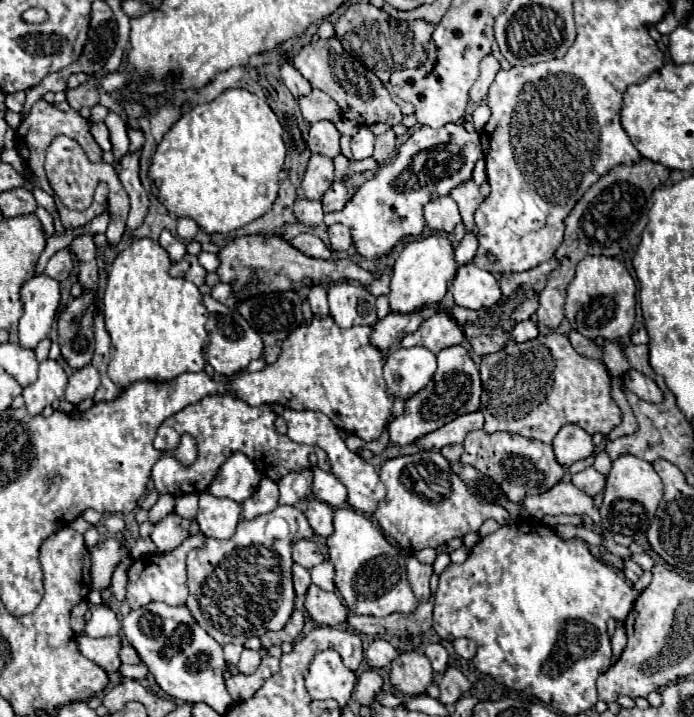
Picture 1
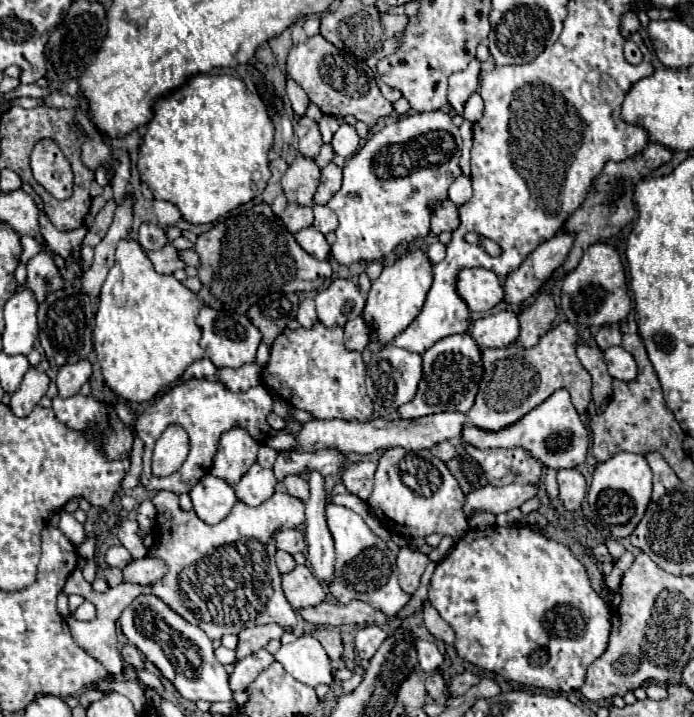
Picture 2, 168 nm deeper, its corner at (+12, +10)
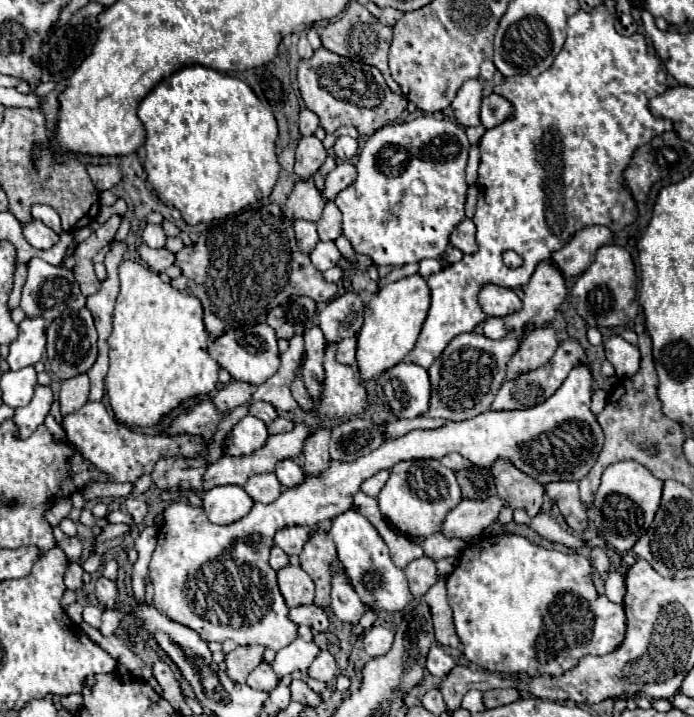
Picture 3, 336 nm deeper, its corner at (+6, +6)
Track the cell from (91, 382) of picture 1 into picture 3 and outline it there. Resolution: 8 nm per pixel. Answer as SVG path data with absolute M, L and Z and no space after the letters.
M76 375L72 379L62 381L62 389L60 389L62 415L70 415L78 411L88 401L88 391L90 391L88 375Z

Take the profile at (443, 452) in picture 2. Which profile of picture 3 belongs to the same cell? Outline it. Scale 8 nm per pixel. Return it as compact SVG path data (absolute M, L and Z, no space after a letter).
M450 453L450 455L446 455L446 457L442 459L442 465L448 467L448 469L452 469L452 471L460 471L460 469L470 467L468 459L464 459L464 457L458 455L458 453Z

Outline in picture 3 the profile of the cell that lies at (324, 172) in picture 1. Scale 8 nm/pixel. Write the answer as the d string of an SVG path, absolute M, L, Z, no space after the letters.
M296 181L294 191L288 197L284 215L292 221L302 219L302 221L318 221L322 217L324 201L320 191L314 187L312 181Z

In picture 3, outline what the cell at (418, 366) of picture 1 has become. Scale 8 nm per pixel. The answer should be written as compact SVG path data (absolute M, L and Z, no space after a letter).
M398 363L378 377L378 385L384 389L394 417L404 419L426 413L430 403L430 381L424 367L414 363Z

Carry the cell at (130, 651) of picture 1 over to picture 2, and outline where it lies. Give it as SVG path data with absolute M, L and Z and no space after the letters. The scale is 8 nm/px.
M124 645L122 647L122 659L126 663L130 663L132 667L144 667L144 659L142 659L142 653L134 647L134 645Z

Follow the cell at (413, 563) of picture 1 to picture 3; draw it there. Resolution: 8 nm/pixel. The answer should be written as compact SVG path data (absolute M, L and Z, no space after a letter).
M430 557L414 559L412 563L408 563L404 573L408 577L408 585L414 597L422 597L438 581L436 563Z

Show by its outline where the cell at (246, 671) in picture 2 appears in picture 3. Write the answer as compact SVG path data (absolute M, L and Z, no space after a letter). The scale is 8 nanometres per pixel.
M262 661L246 679L246 685L252 687L252 689L258 689L258 691L272 691L276 689L278 685L278 679L276 679L276 673L272 671L272 667Z

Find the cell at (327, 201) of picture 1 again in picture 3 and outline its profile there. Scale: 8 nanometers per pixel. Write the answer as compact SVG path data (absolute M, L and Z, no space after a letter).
M342 161L342 163L338 163L338 167L326 177L326 187L324 187L324 197L328 199L328 201L334 201L334 197L342 191L342 189L346 189L350 183L354 183L356 181L356 165L354 163L350 163L350 161Z

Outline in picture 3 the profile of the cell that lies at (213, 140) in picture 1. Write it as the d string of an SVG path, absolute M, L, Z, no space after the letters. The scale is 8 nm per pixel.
M192 65L192 67L184 67L176 73L172 73L170 77L162 79L138 105L138 119L144 123L146 129L146 161L144 161L144 169L148 173L148 183L152 185L152 189L158 193L160 201L166 205L176 207L182 213L182 219L188 225L198 225L198 223L210 223L214 219L224 219L226 215L238 213L240 209L270 197L276 181L278 181L278 173L280 173L280 165L276 161L276 137L278 137L278 127L276 127L276 119L272 115L272 109L266 101L258 101L258 97L254 95L254 91L240 79L224 75L220 71L214 71L210 67L202 67L202 65Z

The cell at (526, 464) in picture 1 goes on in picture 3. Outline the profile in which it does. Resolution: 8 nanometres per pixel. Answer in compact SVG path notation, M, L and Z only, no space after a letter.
M500 459L492 467L492 475L496 479L494 483L498 495L504 501L510 501L512 509L524 509L530 517L540 513L544 487L538 481L534 481L532 477L528 477L526 473L522 473L520 469L516 469L512 463L504 459Z

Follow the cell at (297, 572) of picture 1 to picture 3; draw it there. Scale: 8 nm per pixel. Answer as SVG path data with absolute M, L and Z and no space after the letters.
M274 545L274 547L272 547L272 553L270 553L270 567L272 567L272 569L282 569L282 567L286 567L286 565L288 565L288 555Z

